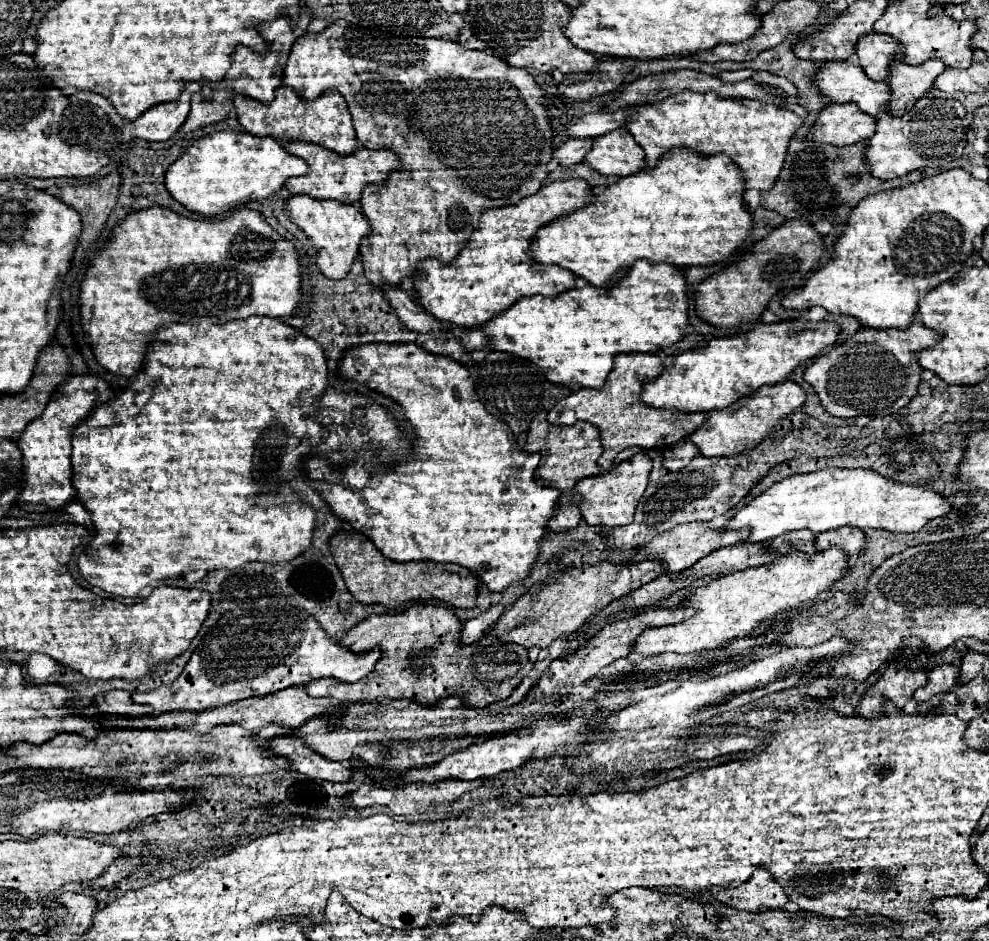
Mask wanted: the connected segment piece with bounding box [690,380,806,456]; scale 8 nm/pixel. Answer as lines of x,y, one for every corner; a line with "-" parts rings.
792,380
774,384
774,386
764,386
756,390
754,394
740,398
736,404
728,408
708,412
706,422
700,428
696,428
690,440
698,446
702,456
734,456
742,452
744,448
752,448
760,440
764,440
772,424
788,416
790,412
798,410
804,404
804,400
806,400
806,392

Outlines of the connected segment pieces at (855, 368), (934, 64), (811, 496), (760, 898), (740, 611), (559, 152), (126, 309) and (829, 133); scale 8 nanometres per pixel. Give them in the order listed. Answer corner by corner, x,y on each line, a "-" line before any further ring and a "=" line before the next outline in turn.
918,320
906,330
872,330
864,326
844,344
818,354
816,360
806,366
804,380
814,386
822,406
832,416
886,416
906,406
918,390
922,368
916,360
916,350
936,344
940,338
938,332
932,332
=
926,60
918,66
892,62
888,66
888,86
892,96
886,110
894,116
900,116
900,112
904,112
908,104
914,104
922,96
928,96
936,76
944,70
946,68
944,64
940,64
940,60
=
826,468
804,476
790,476
788,480
774,484
768,492
738,510
738,514
724,528
748,526
748,542
764,542
804,528
812,530
814,534
840,526
856,526
862,530
880,528
890,532
918,532
930,520
946,516
950,510
952,504
932,488
888,480
882,474
864,468
=
756,870
750,876
750,880
746,880
736,888
728,888
728,890
712,888
712,894
722,904
736,910
748,910
748,912
756,912
764,906
782,908
788,902
788,896
780,888
780,884
774,884
772,876
768,876
768,872
762,870
=
832,546
824,552
816,552
814,556
794,550
790,554
776,556
770,564
720,576
718,580
712,580
708,586
698,588
694,596
690,596
684,604
680,604
680,606
694,606
696,616
688,618
682,624
652,628
644,632
644,636
636,640
634,652
640,658
644,658
664,652
696,654
720,648
730,640
746,638
756,626
760,626
762,622
780,612
802,608
806,602
810,604
820,592
828,590
848,572
850,572
848,554
840,546
=
580,138
566,140
560,148
554,150
554,160
562,168
570,168
572,164
582,162
582,156
584,156
584,152
588,152
590,146
592,146
592,138
586,138
586,140
580,140
=
148,208
148,210
140,210
140,212
130,212
126,214
112,230
110,240
100,248
100,252
96,254
92,266
86,270
84,274
84,282
80,286
80,322
82,322
82,330
84,330
84,340
86,344
92,348
96,360
112,374
120,374
120,376
134,376
144,360
144,350
146,350
146,340
150,338
152,330
156,330
160,324
164,322
190,322
190,324
198,324
200,320
212,320
212,322
230,322
230,320
238,320
238,318
250,318
250,316
270,316
270,318
282,318
282,316
290,316
296,308
296,304
300,302
300,262
298,262
298,252
294,248
292,242
284,240
276,230
272,230
268,226
268,222
264,220
264,216
256,210
248,210
248,208
240,208
236,210
232,216
224,218
224,220
210,220
210,218
186,218
180,216
176,212
170,212
168,208
=
828,104
820,110
814,126
806,134
806,140
826,142
832,146
850,146
858,140
872,138
876,120
866,112
860,112
856,104

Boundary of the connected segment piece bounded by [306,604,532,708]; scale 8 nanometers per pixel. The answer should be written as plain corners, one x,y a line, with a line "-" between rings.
410,606
400,614
372,614
346,632
340,640
354,652
368,652
372,646
382,648
382,660
366,678
346,684
334,678
312,680
306,684
310,696
330,696
344,704
372,700
378,696
410,698
420,704
436,704
446,696
462,696
470,708
484,708
492,702
506,700
522,678
532,670
528,650
518,644
498,640
486,632
474,644
462,644
462,622
444,606

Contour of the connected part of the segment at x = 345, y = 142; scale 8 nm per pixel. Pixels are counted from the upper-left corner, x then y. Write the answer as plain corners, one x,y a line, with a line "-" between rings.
290,86
276,88
276,98
270,104
262,104
252,100
250,96
236,94
234,108
238,122
242,128
260,138
280,138
284,140
302,140
320,144
338,154
352,154
356,150
356,134
352,126
352,116
346,108
346,100
336,90
326,90
318,96
318,100
304,100
300,98

